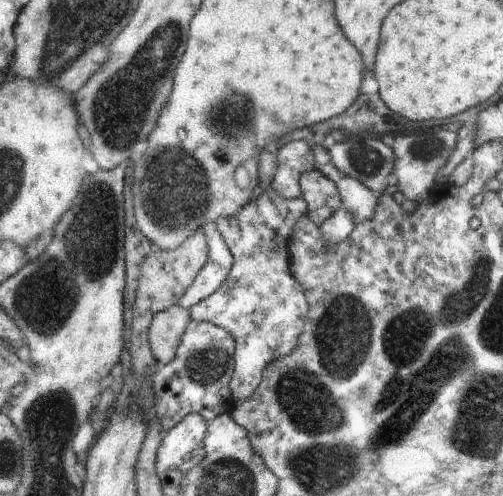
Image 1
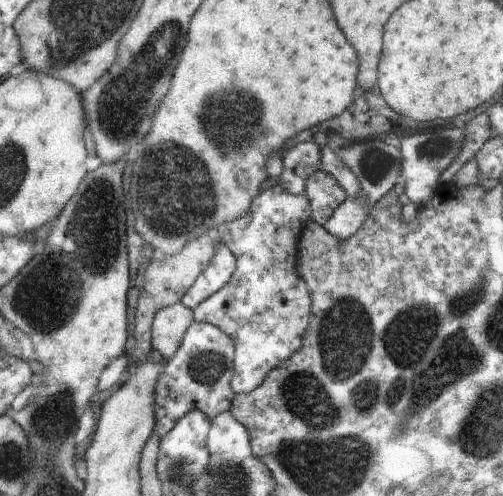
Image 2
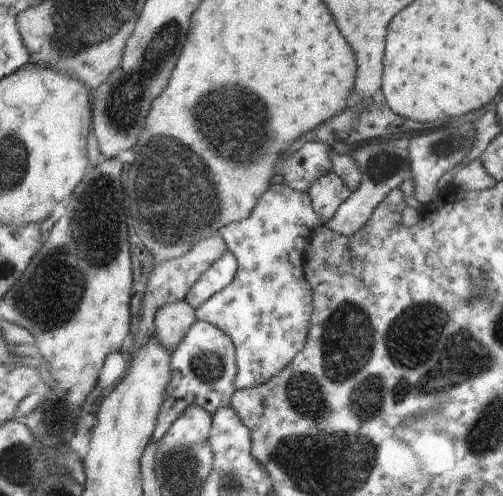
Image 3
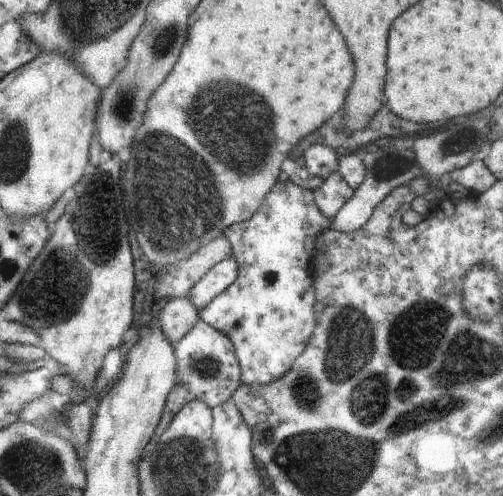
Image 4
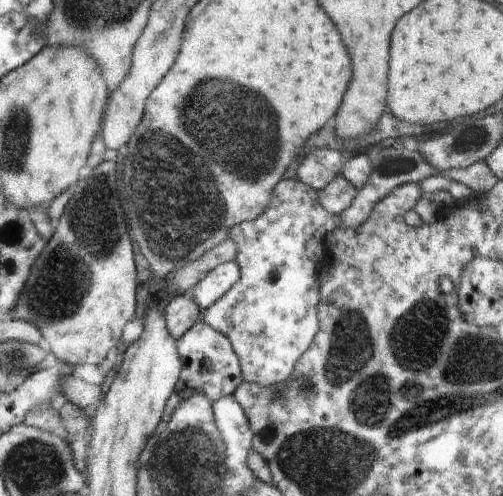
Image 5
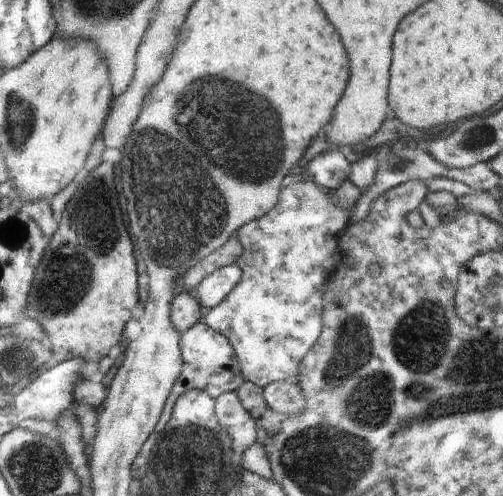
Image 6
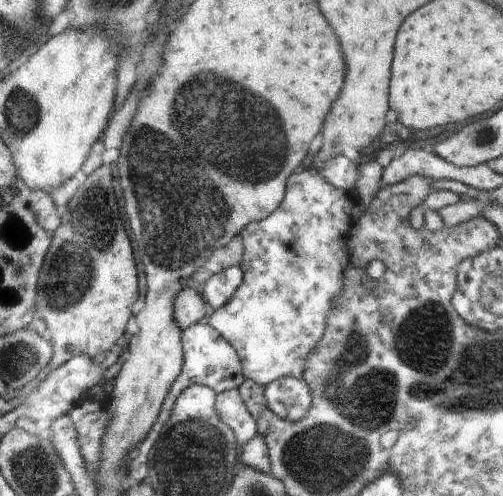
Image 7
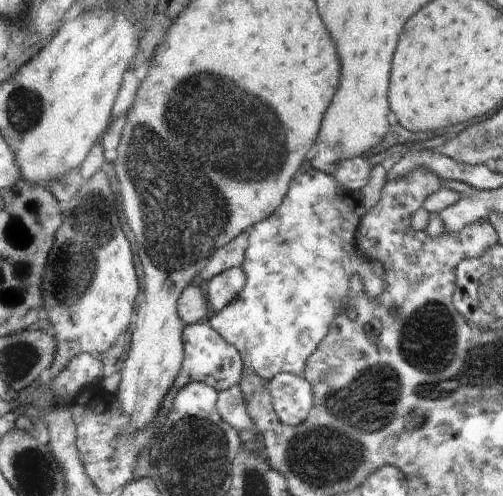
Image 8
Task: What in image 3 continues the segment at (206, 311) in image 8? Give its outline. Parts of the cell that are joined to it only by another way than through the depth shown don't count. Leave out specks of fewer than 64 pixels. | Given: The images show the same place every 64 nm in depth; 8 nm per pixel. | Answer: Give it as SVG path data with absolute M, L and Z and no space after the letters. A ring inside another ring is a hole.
M186 300L161 306L154 317L156 338L172 352L197 321L195 309Z

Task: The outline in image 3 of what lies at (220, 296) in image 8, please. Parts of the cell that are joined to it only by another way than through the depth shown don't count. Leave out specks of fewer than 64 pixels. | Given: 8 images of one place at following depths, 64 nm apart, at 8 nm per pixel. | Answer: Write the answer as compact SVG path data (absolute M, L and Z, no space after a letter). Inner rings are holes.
M226 250L200 278L196 284L188 290L184 300L192 306L198 308L206 300L210 300L217 292L224 290L228 284L234 280L238 268L236 257Z

